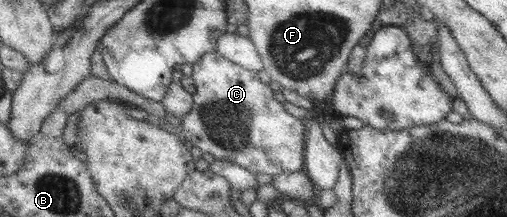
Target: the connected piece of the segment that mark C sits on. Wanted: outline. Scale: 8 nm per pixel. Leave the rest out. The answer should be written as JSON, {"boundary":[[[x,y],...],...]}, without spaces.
{"boundary":[[[216,51],[207,52],[207,54],[203,54],[201,58],[197,58],[197,60],[193,62],[192,69],[193,73],[191,74],[191,77],[195,85],[195,92],[192,94],[192,107],[191,110],[187,111],[187,114],[179,118],[180,126],[175,128],[177,133],[179,133],[186,141],[193,144],[193,146],[197,146],[201,153],[207,152],[207,154],[212,154],[214,160],[228,160],[241,168],[247,169],[254,175],[257,173],[267,174],[267,176],[271,176],[273,178],[273,176],[277,176],[280,172],[299,172],[300,170],[304,170],[304,146],[306,145],[305,123],[285,111],[283,103],[277,102],[277,100],[273,98],[273,93],[271,92],[269,85],[261,82],[255,72],[245,70],[245,68],[237,66],[233,62],[229,62],[229,60],[220,56]]]}

